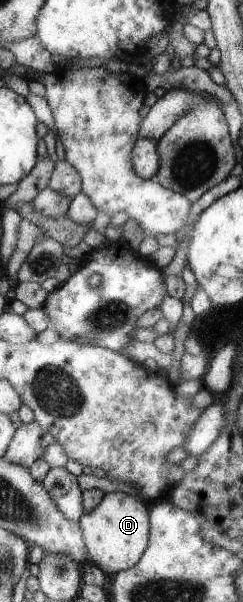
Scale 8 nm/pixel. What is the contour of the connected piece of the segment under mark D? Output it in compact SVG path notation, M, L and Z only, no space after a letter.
M122 492L105 493L98 506L80 517L90 560L107 574L134 567L150 546L150 507L136 496Z

